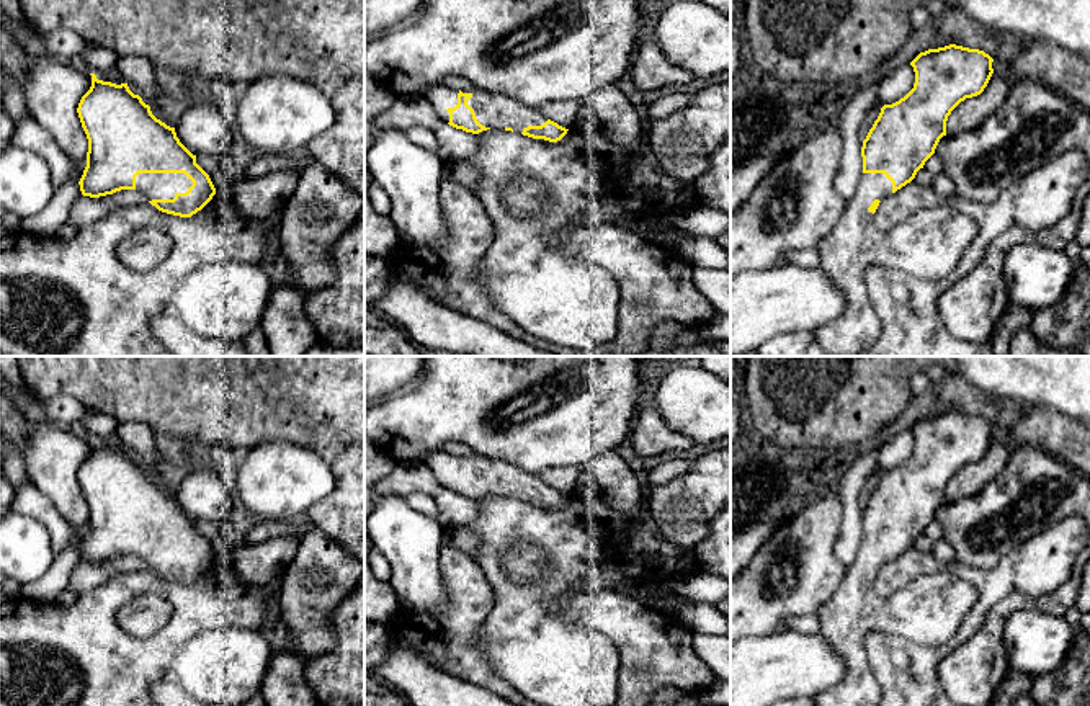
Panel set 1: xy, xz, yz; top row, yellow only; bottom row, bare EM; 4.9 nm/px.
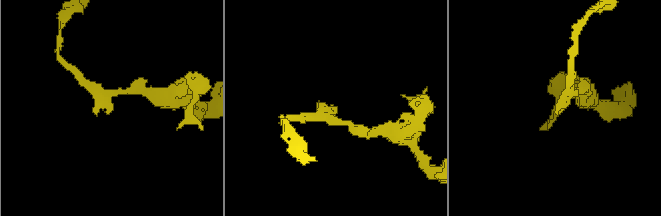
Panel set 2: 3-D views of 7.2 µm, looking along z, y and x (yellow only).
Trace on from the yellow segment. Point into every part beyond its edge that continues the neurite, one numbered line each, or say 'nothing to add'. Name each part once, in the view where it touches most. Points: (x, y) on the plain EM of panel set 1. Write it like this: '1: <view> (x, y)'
1: xy (151, 553)

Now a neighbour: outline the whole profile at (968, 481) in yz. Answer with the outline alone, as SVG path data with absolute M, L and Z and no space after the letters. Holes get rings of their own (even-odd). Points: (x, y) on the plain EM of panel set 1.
M992 440L981 461L966 464L951 477L946 487L946 502L958 502L976 495L987 482L1000 474L1010 453L1002 441Z

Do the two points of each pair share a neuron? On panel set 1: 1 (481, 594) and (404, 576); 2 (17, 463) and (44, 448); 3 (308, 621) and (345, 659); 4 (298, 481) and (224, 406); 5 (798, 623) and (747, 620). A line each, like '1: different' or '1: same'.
1: different
2: different
3: different
4: different
5: different

